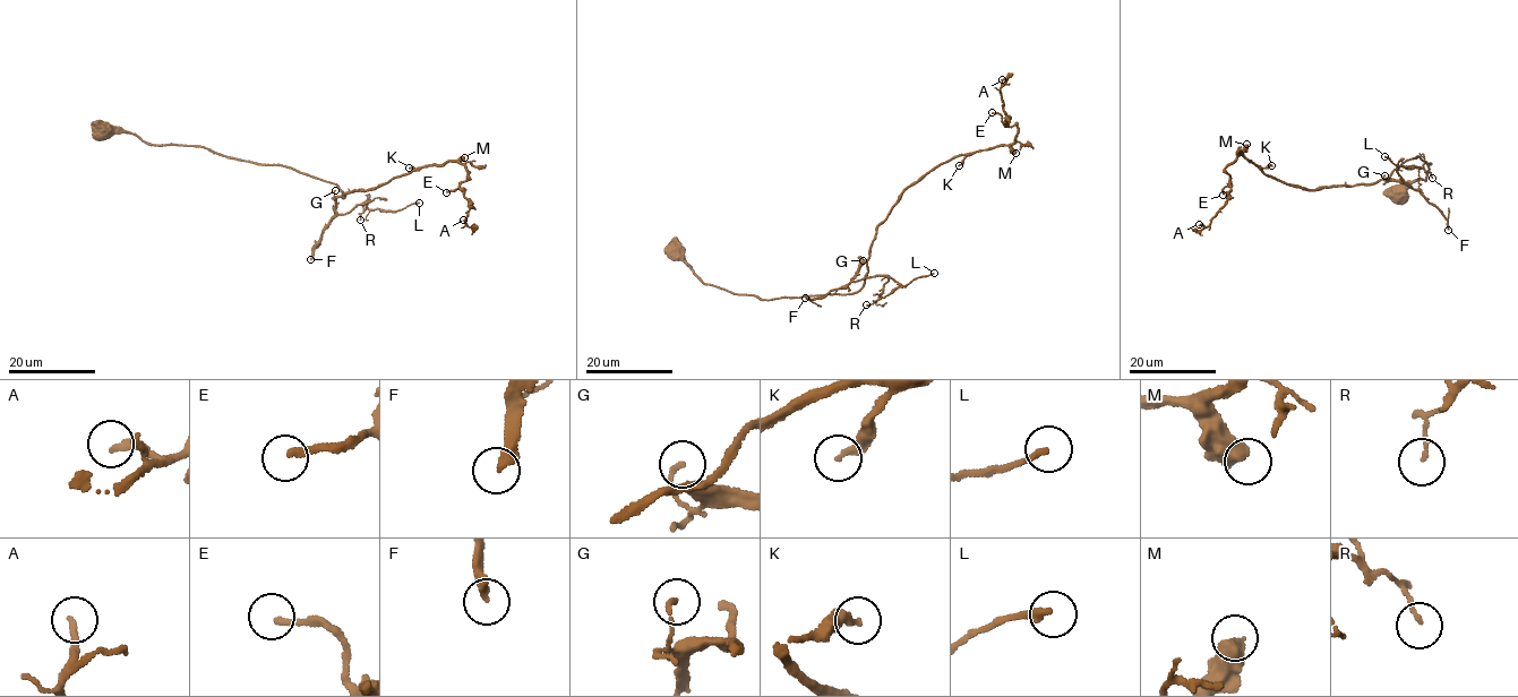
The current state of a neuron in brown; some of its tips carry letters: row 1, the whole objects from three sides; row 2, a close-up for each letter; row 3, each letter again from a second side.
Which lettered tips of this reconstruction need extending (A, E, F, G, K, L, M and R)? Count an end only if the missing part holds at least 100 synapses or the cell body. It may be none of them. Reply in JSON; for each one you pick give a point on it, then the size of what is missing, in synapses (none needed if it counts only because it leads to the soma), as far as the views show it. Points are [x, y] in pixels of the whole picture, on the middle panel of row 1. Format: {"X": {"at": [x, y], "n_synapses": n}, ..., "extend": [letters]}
{"F": {"at": [805, 298], "n_synapses": 350}, "extend": ["F"]}

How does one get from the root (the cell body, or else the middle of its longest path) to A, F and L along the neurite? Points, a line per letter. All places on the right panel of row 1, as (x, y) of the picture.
A: (1397, 195), (1430, 163), (1416, 155), (1373, 183), (1310, 189), (1240, 153), (1225, 169), (1229, 199), (1199, 224)
F: (1397, 195), (1421, 178), (1425, 181), (1430, 163), (1416, 155), (1387, 177), (1417, 191), (1441, 213), (1448, 230)
L: (1397, 195), (1425, 181), (1430, 163), (1416, 155), (1387, 177), (1412, 187), (1397, 172), (1420, 168), (1384, 156)

